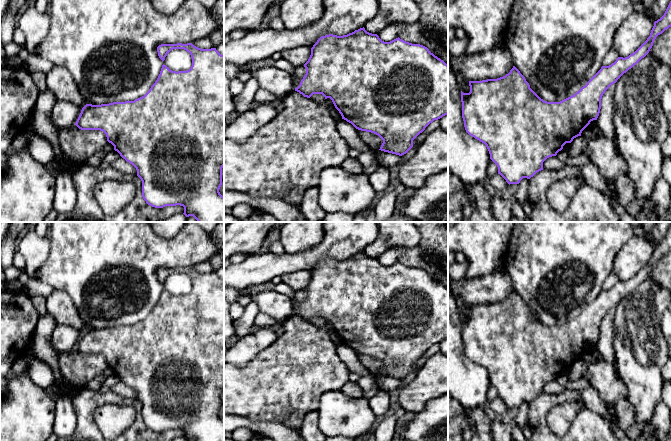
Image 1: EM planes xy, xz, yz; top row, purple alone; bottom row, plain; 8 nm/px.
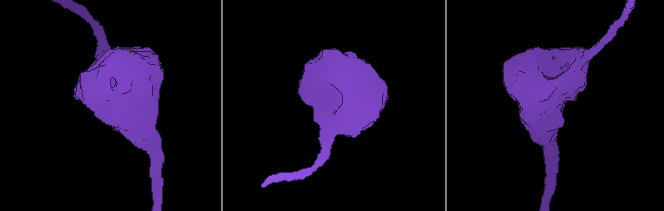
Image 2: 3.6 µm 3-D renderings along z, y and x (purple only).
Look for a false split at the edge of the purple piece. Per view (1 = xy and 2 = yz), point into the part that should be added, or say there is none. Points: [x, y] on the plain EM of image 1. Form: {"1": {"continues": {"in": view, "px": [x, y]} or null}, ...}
{"1": {"continues": null}, "2": {"continues": null}}

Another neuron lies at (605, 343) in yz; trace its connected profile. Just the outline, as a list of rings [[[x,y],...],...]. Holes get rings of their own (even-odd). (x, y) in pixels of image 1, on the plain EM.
[[[616,307],[612,308],[603,318],[601,323],[601,333],[597,342],[597,348],[602,358],[605,361],[610,362],[615,367],[617,377],[621,378],[617,370],[617,363],[613,347],[613,342],[615,338],[616,311]]]

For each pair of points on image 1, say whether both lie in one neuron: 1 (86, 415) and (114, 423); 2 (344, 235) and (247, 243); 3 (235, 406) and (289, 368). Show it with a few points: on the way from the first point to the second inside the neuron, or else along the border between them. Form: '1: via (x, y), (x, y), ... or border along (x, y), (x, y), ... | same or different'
1: border along (113, 403), (96, 409), (94, 421), (99, 430) | different
2: border along (257, 252), (248, 255) | different
3: via (248, 393), (250, 391), (266, 390), (276, 381) | same

